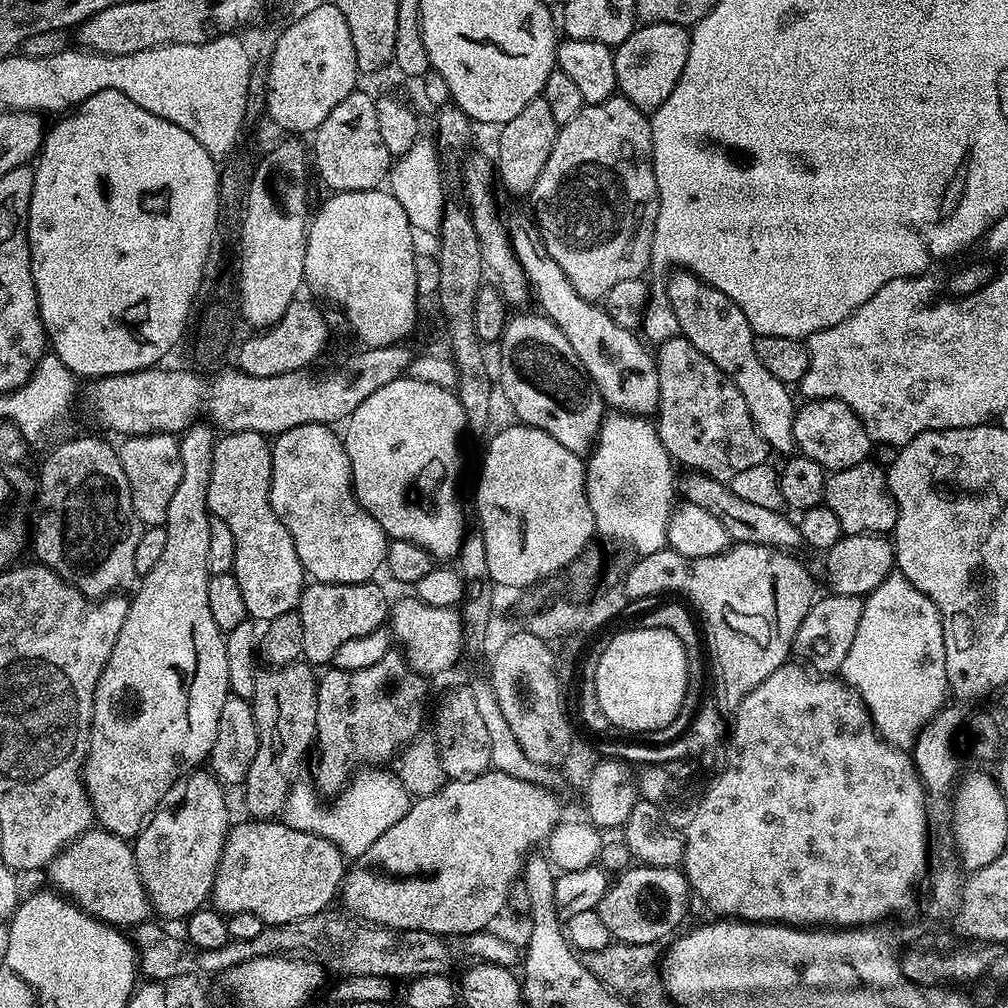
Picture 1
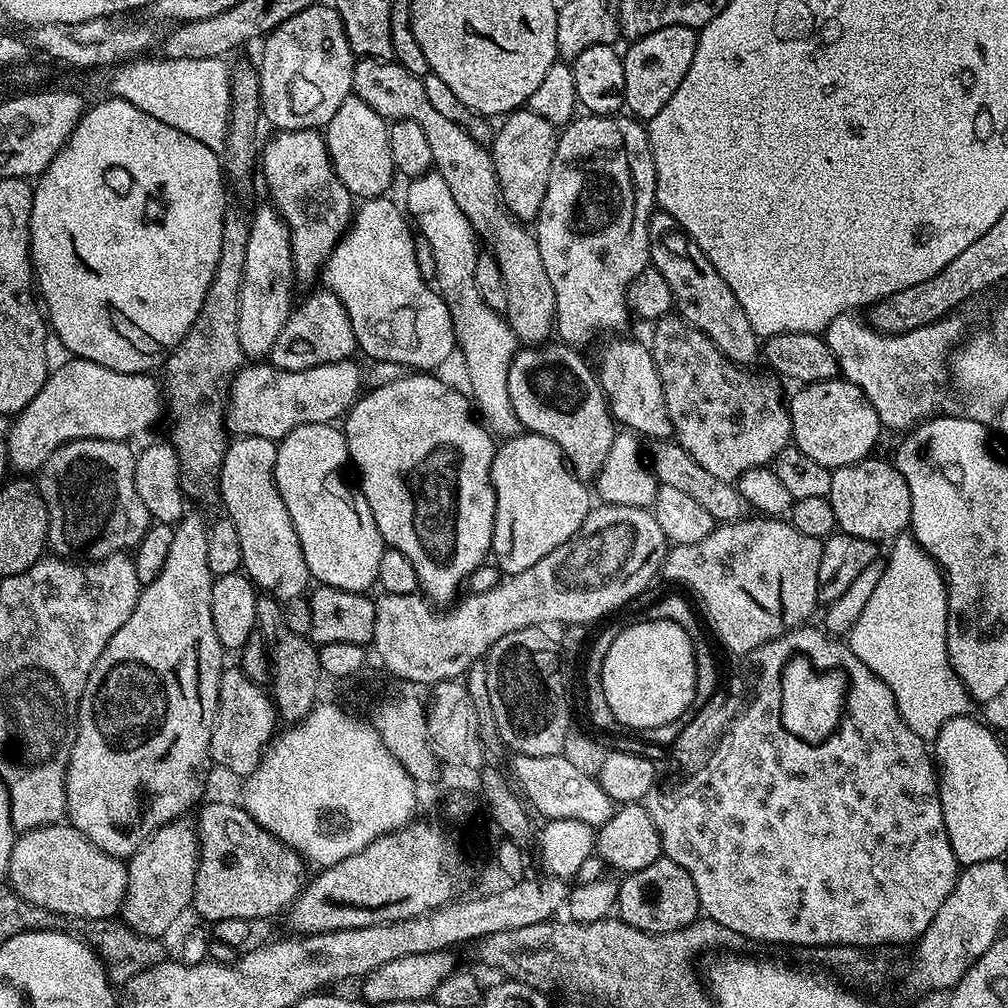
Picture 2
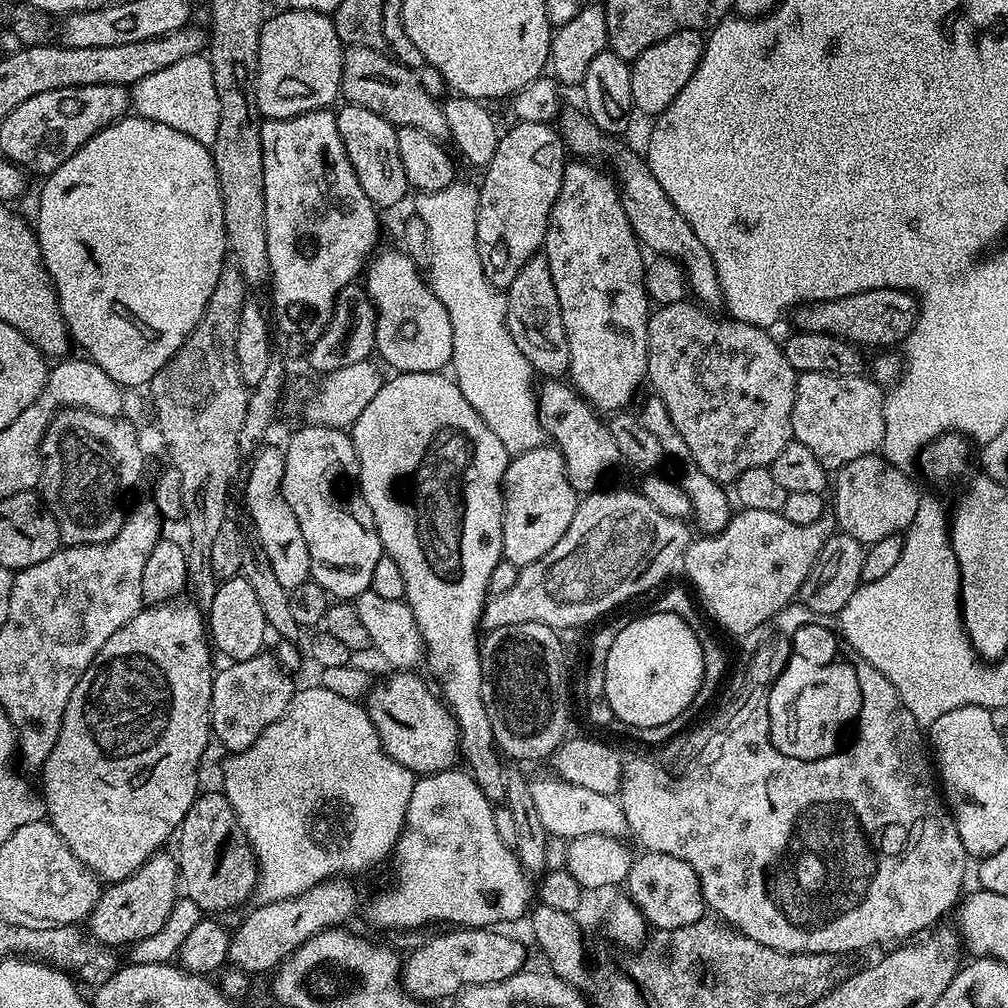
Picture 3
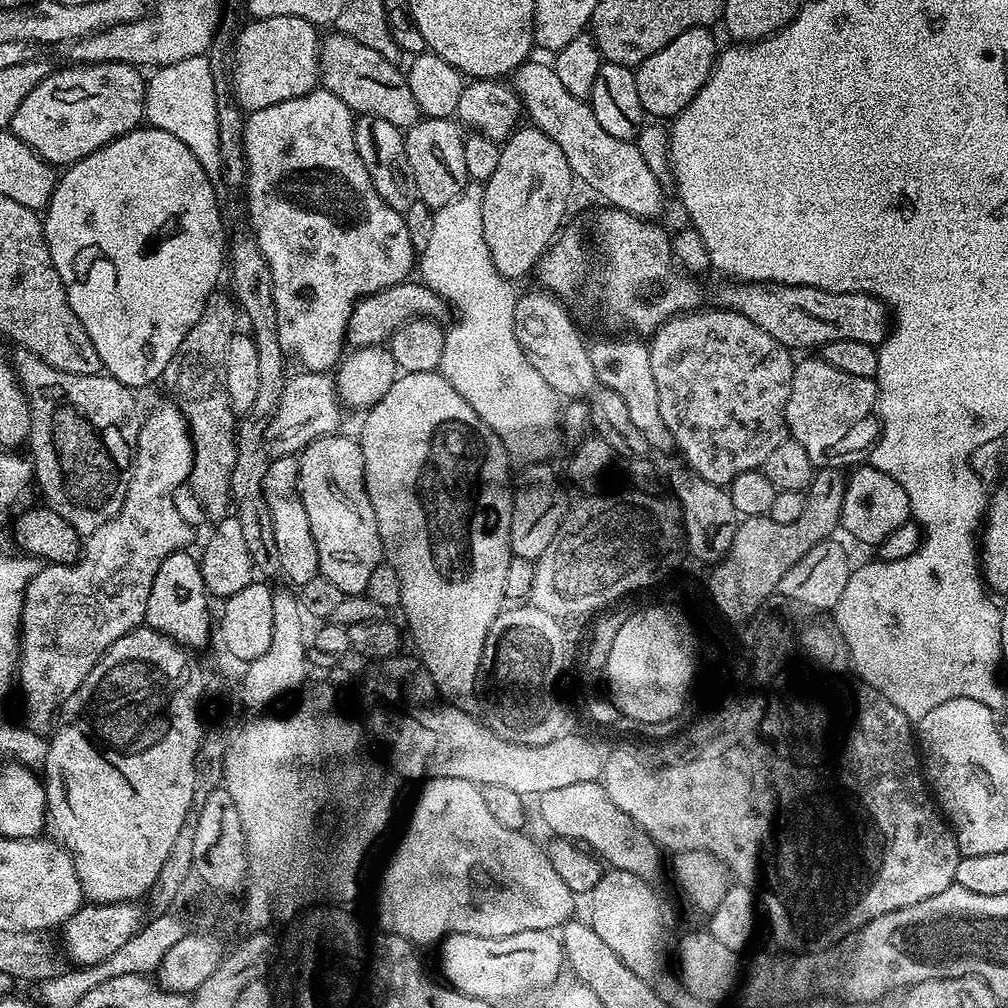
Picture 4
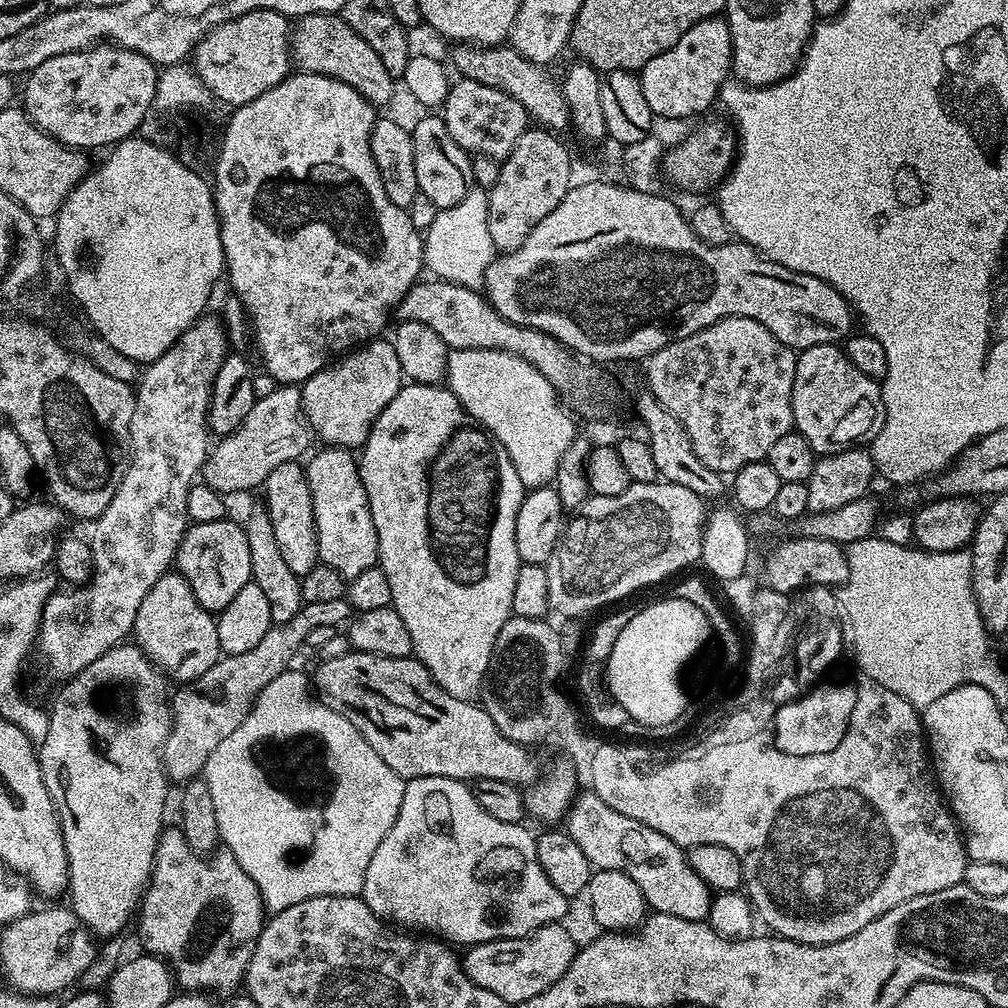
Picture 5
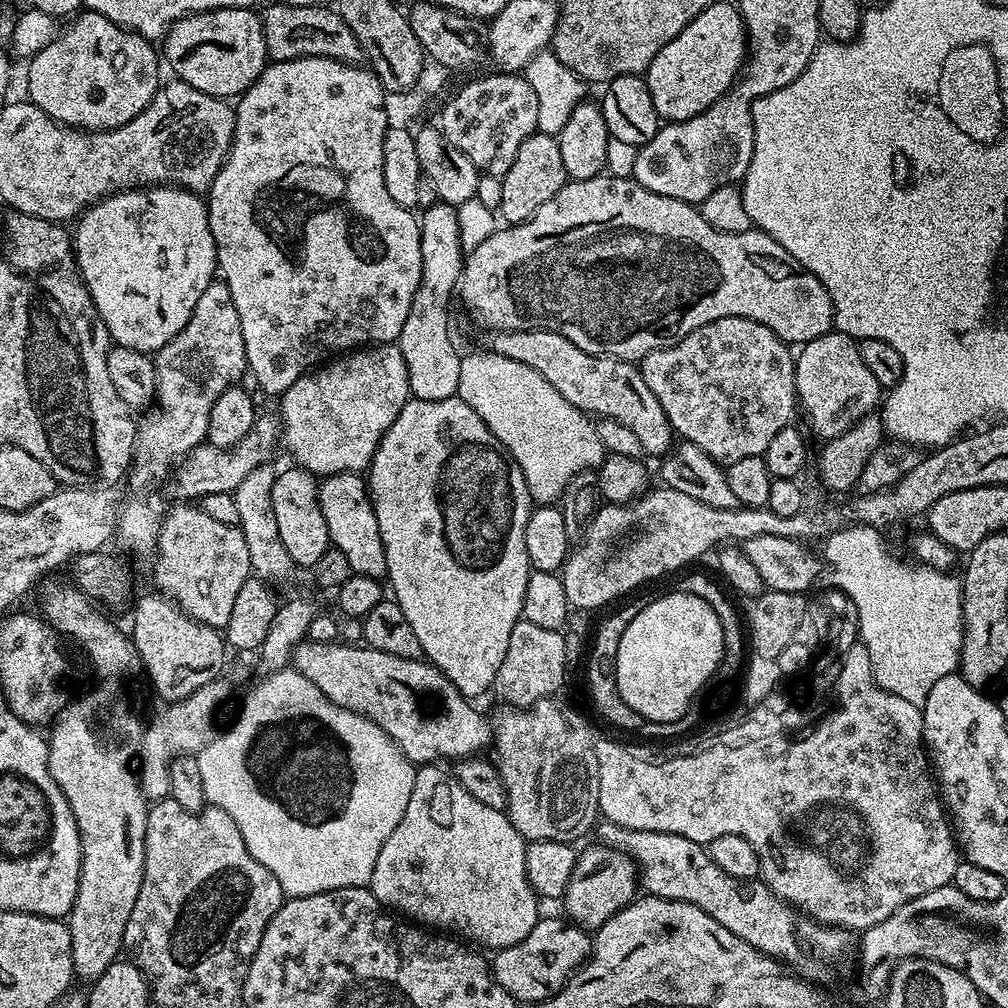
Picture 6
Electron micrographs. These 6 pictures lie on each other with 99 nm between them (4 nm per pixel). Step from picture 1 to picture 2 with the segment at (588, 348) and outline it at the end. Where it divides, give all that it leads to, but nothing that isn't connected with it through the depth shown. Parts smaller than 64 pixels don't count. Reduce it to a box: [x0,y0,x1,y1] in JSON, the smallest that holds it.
[598,338,673,441]

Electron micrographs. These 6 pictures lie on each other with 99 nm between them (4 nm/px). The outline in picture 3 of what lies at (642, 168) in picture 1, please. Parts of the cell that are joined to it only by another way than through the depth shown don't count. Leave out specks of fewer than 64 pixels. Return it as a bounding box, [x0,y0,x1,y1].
[542,163,650,406]

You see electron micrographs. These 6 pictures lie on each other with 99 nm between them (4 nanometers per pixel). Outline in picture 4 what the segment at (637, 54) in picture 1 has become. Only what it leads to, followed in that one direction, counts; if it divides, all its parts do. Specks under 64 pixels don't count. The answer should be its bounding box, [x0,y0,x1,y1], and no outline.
[635,28,718,117]

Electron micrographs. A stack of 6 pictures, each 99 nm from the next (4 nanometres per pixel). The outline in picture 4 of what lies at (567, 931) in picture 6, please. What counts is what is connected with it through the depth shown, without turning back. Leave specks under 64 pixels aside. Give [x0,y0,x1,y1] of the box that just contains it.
[439,930,566,1002]

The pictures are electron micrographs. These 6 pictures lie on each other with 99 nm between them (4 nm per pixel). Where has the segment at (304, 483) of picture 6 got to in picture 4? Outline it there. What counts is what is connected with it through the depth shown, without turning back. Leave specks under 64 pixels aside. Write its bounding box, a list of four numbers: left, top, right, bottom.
[264,455,320,586]

